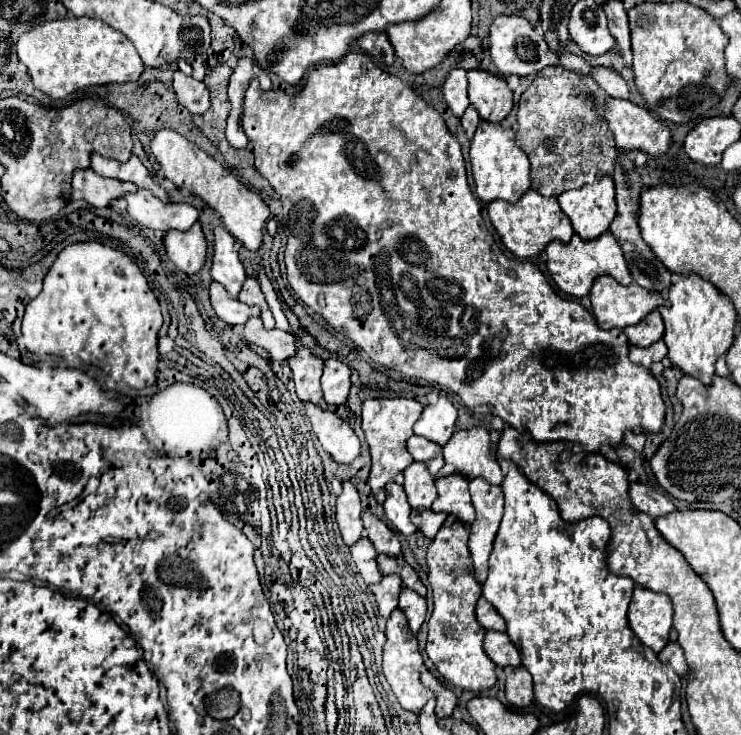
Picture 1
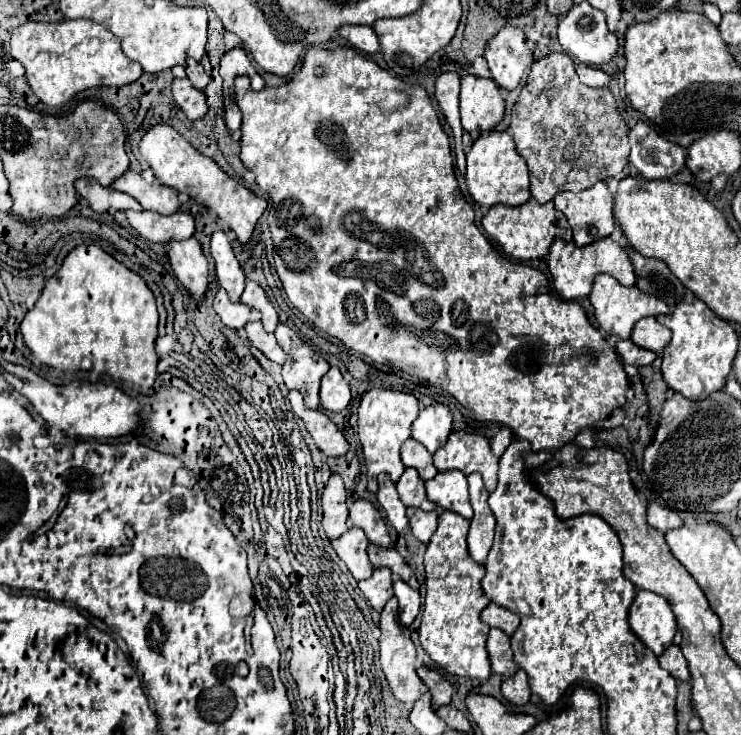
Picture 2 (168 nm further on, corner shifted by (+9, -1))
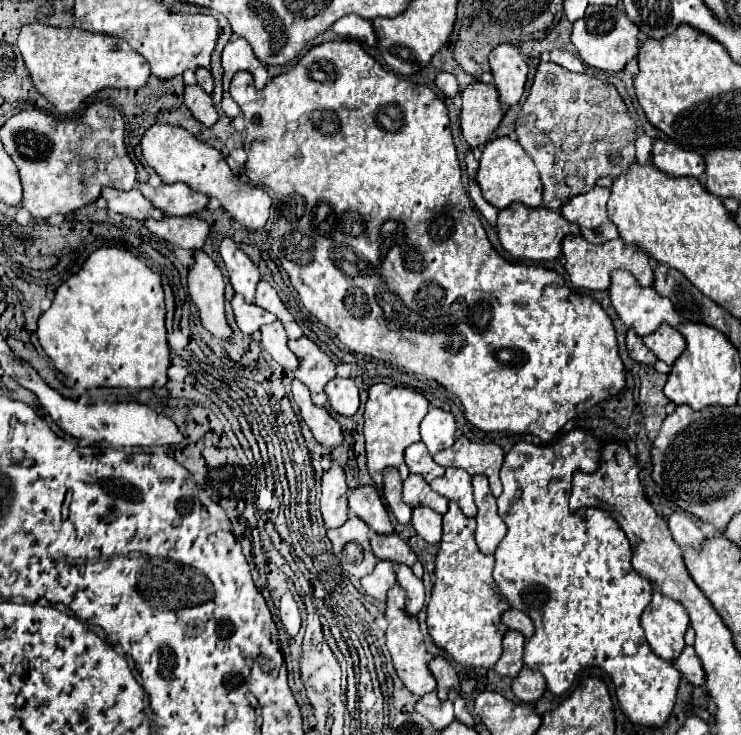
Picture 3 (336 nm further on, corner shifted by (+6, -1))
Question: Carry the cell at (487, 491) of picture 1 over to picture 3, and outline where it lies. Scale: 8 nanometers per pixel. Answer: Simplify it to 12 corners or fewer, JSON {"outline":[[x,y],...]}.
{"outline":[[484,475],[472,477],[476,543],[494,555],[508,529]]}

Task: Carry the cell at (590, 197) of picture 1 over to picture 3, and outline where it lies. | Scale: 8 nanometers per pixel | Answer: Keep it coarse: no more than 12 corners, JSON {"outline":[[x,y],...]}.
{"outline":[[594,187],[562,209],[566,221],[580,225],[590,243],[618,237],[608,219],[610,191]]}

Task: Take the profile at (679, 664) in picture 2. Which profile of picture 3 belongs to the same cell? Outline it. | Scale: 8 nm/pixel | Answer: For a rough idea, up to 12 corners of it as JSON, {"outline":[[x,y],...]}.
{"outline":[[684,647],[674,661],[692,683],[704,685],[706,673],[694,647]]}

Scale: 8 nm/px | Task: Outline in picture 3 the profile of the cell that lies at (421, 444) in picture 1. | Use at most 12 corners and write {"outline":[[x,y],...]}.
{"outline":[[414,443],[406,449],[410,473],[428,483],[444,475],[444,467],[424,447]]}

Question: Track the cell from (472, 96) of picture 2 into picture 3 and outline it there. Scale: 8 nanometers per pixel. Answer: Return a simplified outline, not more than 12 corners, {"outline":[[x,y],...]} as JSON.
{"outline":[[492,83],[462,93],[460,127],[466,143],[484,147],[502,121]]}

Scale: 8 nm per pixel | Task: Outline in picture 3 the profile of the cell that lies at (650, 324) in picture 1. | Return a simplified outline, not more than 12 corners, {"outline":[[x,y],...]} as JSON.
{"outline":[[668,323],[644,337],[666,365],[684,353],[686,339]]}

